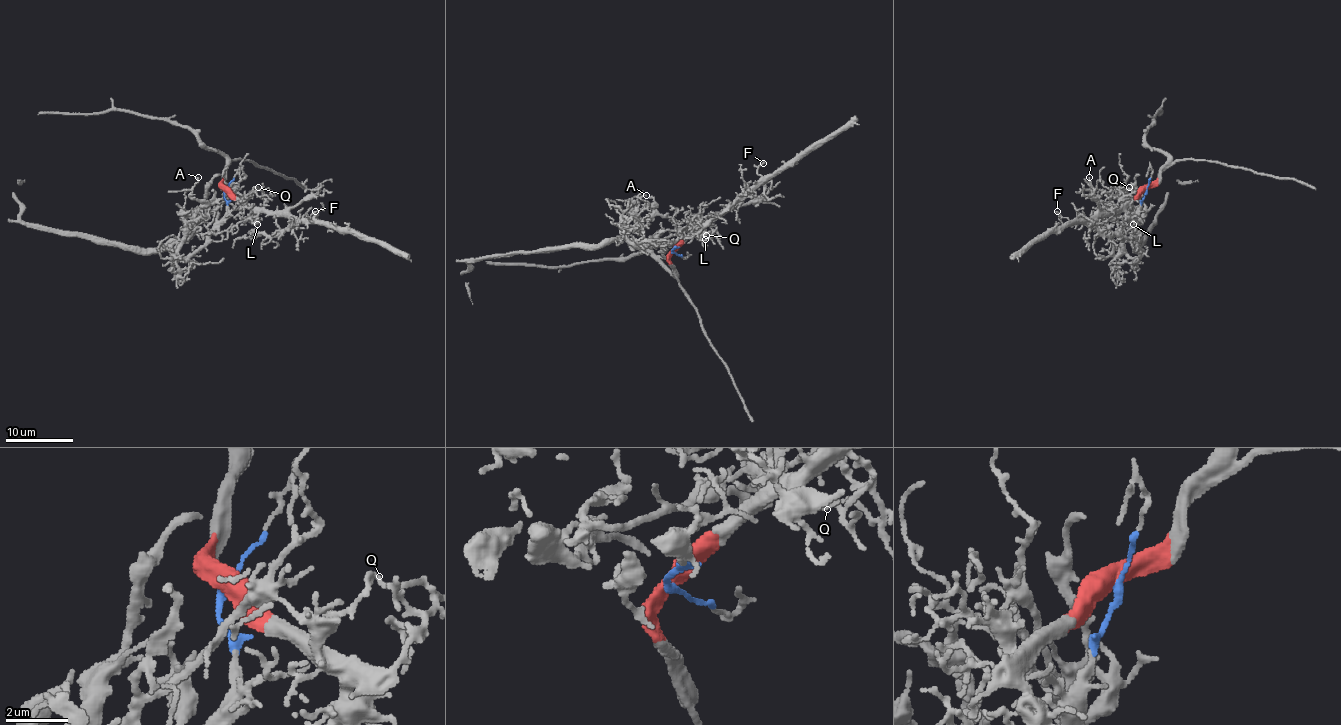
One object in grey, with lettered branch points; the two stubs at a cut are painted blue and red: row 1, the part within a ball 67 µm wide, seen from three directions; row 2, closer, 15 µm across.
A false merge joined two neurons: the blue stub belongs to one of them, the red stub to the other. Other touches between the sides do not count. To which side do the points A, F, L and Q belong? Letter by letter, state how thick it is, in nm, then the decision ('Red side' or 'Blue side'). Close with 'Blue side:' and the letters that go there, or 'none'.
A: Thickness 120 nm. Blue side
F: Thickness 140 nm. Red side
L: Thickness 130 nm. Red side
Q: Thickness 110 nm. Red side
Blue side: A

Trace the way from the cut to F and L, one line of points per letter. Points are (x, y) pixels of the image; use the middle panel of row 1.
F: (672, 251), (735, 203), (760, 178), (757, 169), (764, 162)
L: (672, 251), (696, 232), (702, 240), (706, 239)

